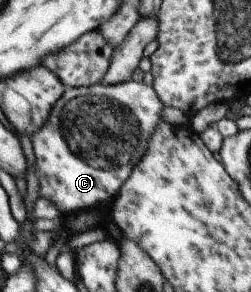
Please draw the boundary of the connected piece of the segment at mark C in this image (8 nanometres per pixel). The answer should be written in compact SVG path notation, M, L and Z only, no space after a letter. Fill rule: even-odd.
M129 79L117 85L99 82L87 87L66 88L53 106L47 123L30 137L35 153L40 197L51 201L59 209L61 219L95 207L107 206L118 195L123 183L131 177L133 167L147 153L149 137L153 135L157 123L165 121L162 117L164 108L157 92L142 81Z

